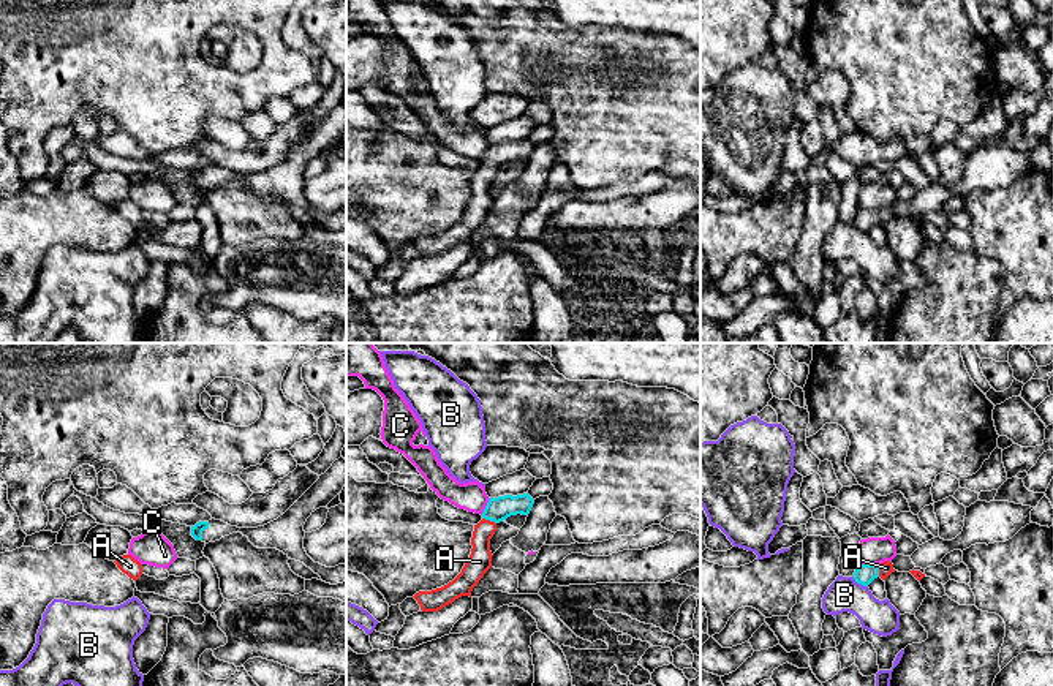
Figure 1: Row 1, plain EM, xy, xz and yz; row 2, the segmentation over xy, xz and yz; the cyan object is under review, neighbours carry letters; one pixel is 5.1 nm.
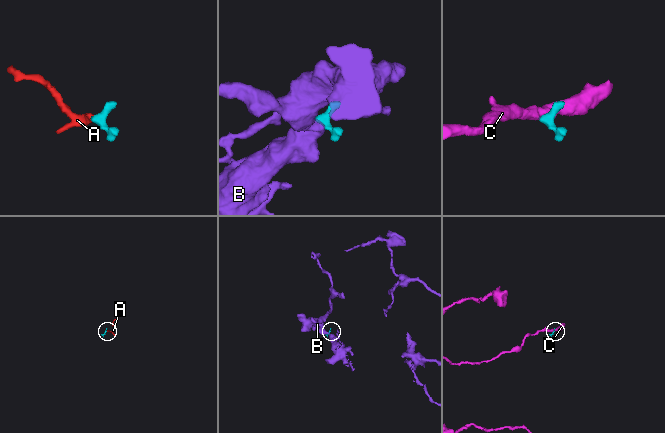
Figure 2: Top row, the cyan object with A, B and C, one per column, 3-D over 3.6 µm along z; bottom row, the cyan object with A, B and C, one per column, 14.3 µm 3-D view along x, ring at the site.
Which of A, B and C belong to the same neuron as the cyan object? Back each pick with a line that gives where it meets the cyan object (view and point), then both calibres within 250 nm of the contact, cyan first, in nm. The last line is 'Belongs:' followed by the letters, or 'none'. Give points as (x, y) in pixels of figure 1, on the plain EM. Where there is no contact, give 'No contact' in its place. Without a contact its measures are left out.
A: Touches cyan at xz (489, 165). Thickness 120 nm (cyan) against 120 nm
Belongs: A

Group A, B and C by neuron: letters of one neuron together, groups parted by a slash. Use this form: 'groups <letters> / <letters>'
groups A / B / C

